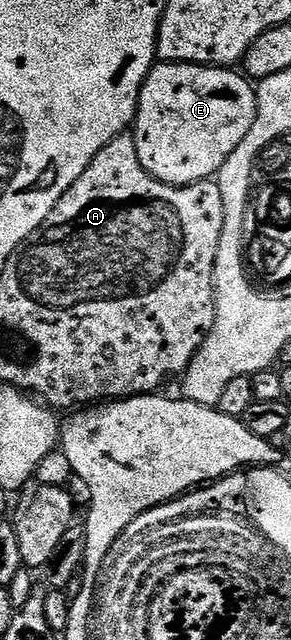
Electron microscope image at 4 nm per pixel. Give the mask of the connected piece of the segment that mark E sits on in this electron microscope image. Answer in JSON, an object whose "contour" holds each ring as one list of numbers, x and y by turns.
{"contour":[[194,62,154,65,141,90,141,107,135,119,135,137,141,162,160,182,190,186,220,174,225,161,243,144,257,123,259,103,254,83,244,73,224,66,197,66]]}

